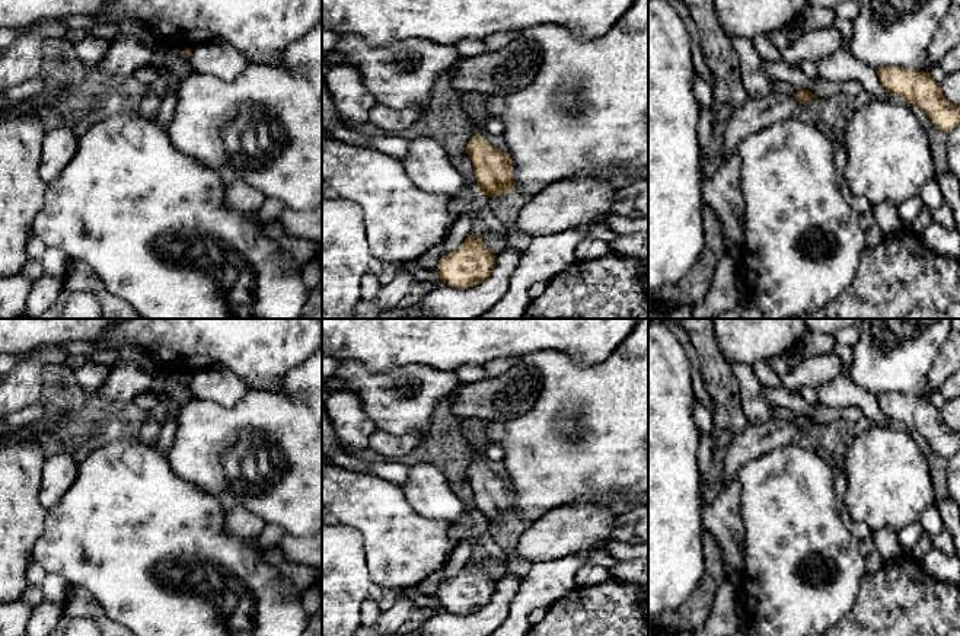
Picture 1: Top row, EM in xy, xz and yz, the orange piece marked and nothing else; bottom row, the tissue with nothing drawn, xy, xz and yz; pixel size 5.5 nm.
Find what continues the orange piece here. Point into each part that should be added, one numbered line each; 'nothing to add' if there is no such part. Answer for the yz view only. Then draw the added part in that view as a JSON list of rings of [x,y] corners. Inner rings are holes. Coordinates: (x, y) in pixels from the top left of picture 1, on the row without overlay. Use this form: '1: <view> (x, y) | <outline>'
1: yz (756, 440) | [[[766,421],[749,424],[730,445],[724,461],[724,483],[737,477],[739,470],[756,457],[760,457],[775,448],[797,442],[800,429],[795,424],[787,421]]]

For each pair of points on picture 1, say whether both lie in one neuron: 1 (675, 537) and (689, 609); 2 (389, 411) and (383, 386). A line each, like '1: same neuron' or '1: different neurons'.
1: different neurons
2: same neuron

